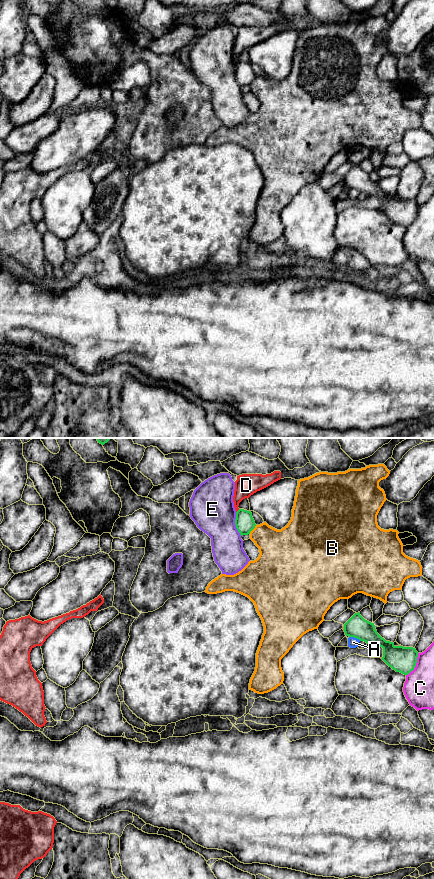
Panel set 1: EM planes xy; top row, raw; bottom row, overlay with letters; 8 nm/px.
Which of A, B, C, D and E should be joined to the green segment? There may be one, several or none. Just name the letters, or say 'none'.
none

